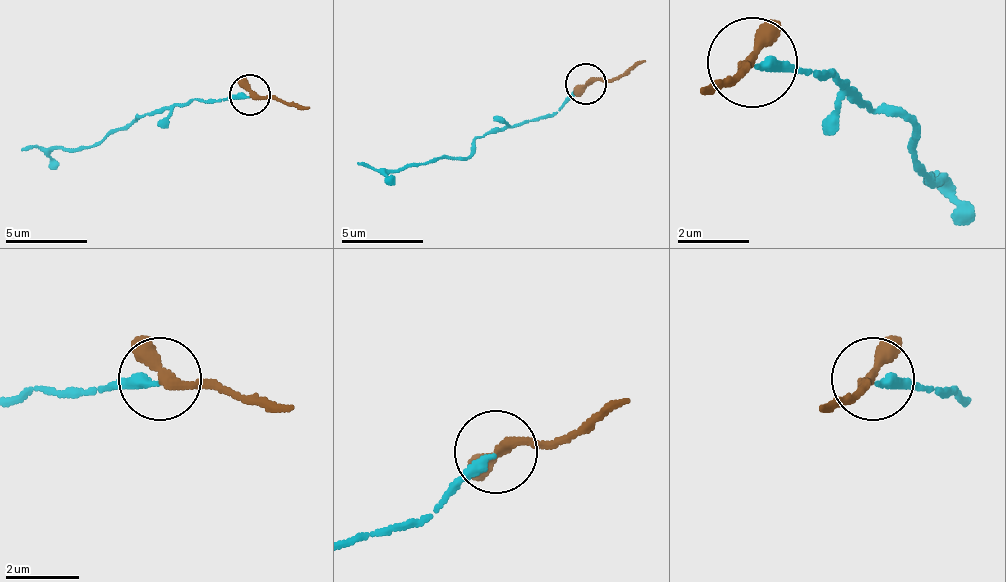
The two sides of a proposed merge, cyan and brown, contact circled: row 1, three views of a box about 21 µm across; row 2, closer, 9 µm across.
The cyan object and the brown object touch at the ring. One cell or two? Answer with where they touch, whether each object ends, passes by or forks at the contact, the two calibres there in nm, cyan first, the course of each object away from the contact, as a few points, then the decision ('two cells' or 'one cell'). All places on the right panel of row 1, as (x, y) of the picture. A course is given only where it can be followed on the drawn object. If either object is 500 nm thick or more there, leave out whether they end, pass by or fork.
place (752, 62); cyan ends; brown passes by; calibres 280 and 300 nm; course cyan (759, 64), (822, 73), (912, 127), (939, 181), (921, 181); course brown (750, 64), (741, 73), (705, 91); one cell

